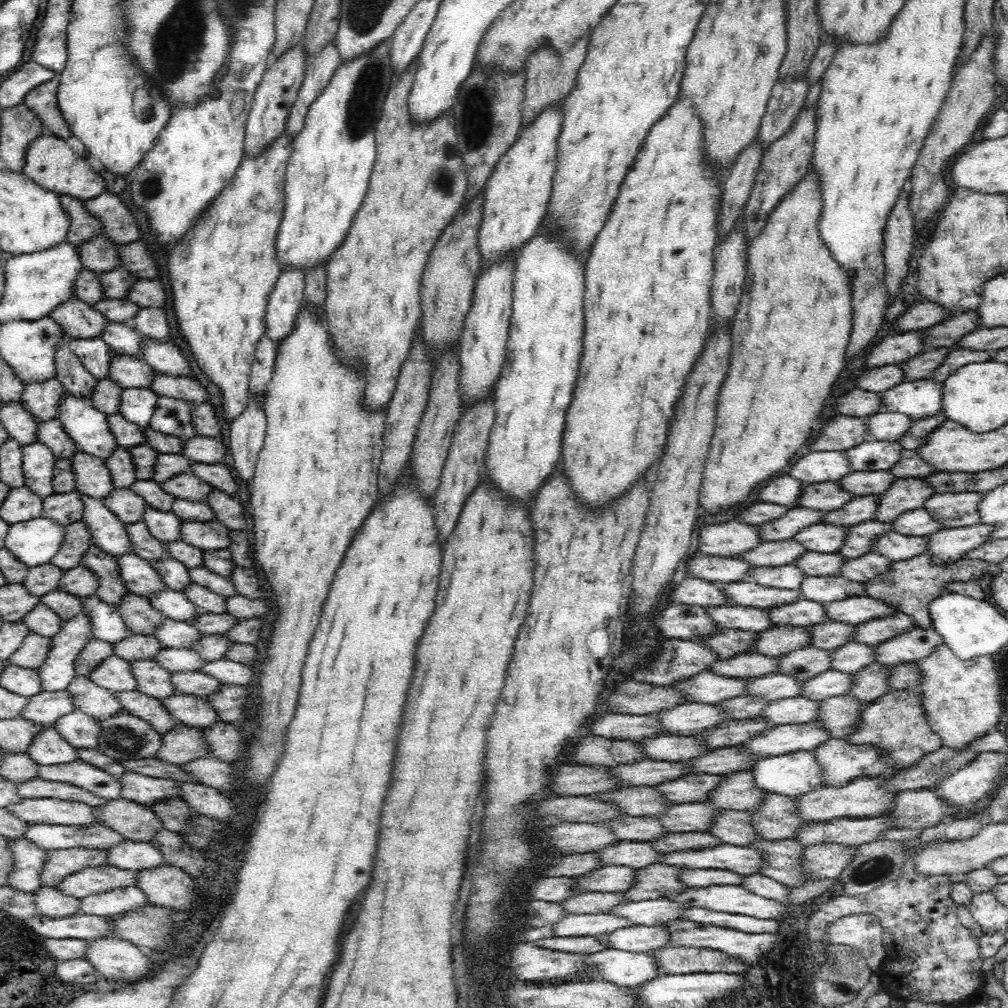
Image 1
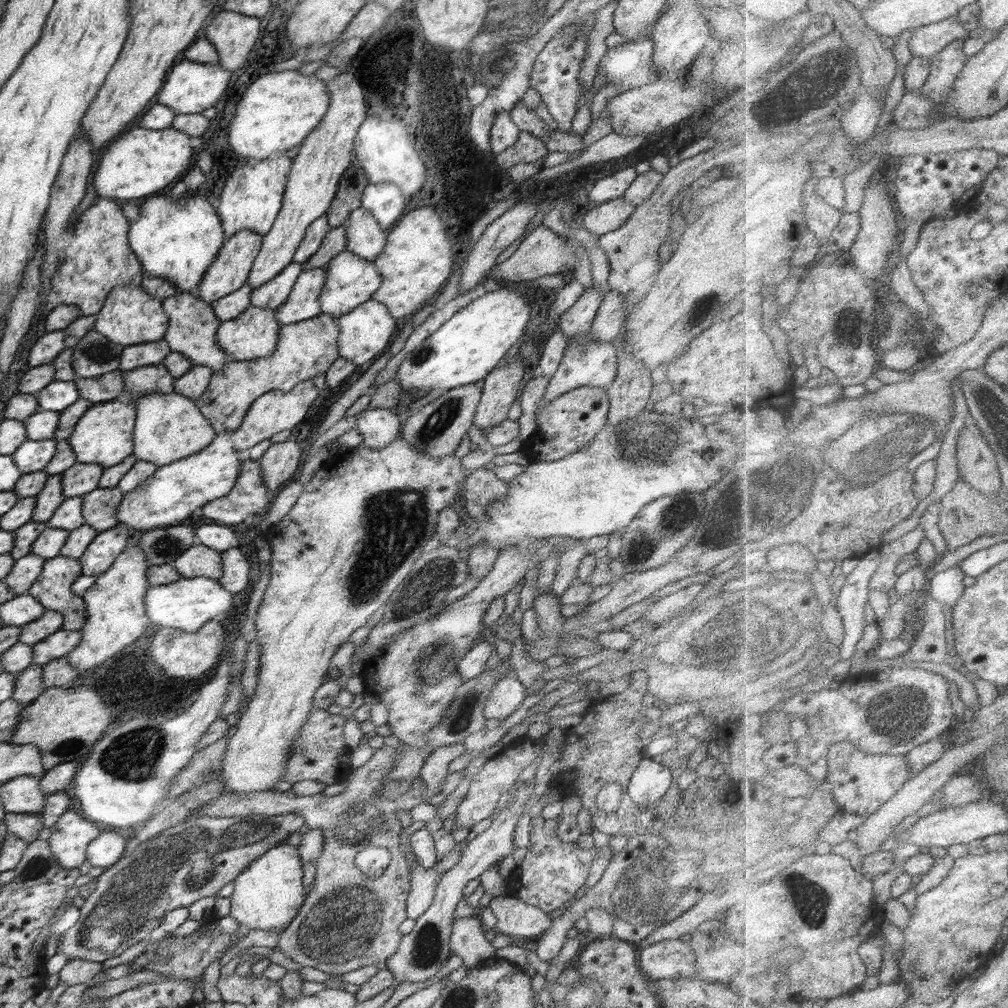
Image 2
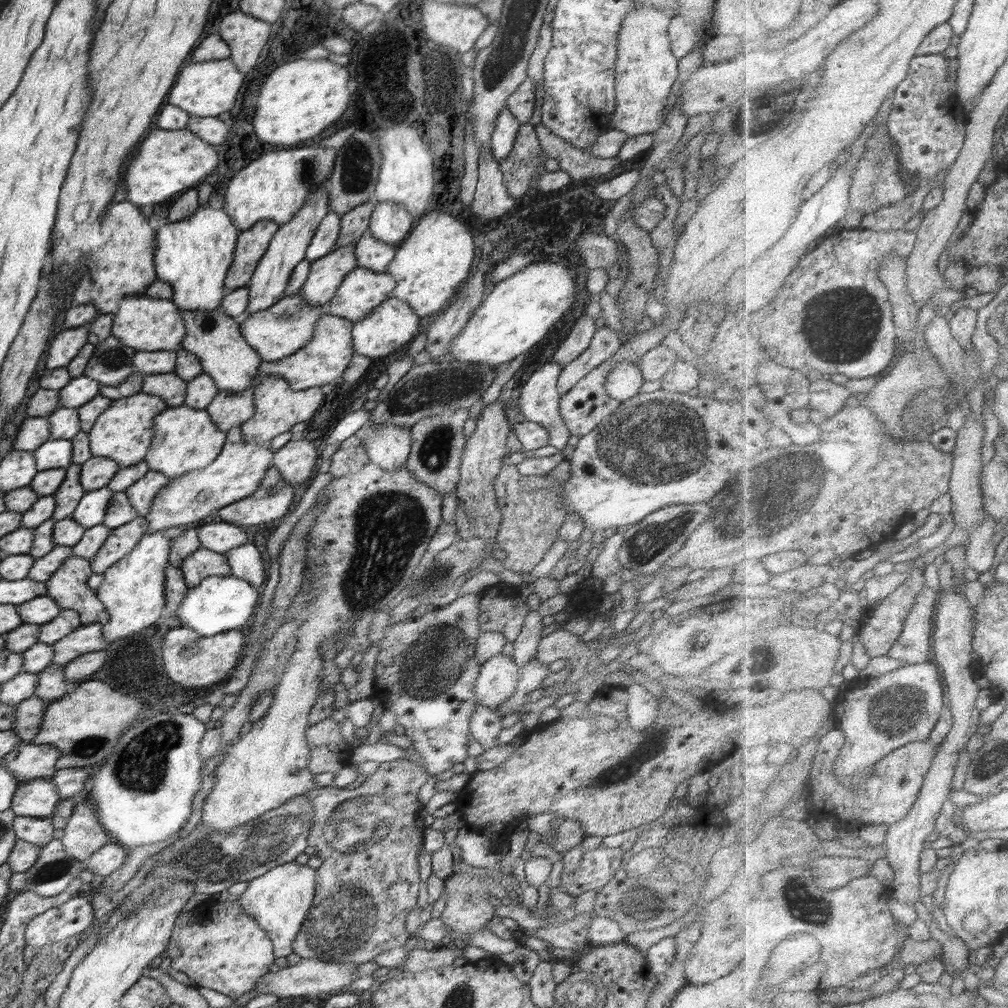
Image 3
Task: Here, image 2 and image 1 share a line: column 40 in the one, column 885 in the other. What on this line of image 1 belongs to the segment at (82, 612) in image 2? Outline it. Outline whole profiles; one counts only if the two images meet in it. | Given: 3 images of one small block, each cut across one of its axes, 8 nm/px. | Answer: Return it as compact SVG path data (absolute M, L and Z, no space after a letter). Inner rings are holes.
M922 553L908 560L892 561L886 574L877 576L863 585L866 596L899 608L900 613L907 614L914 621L915 627L926 629L932 626L929 604L946 592L945 586L949 582L976 581L983 576L987 568L988 562L964 558L952 564L934 564L929 554Z

